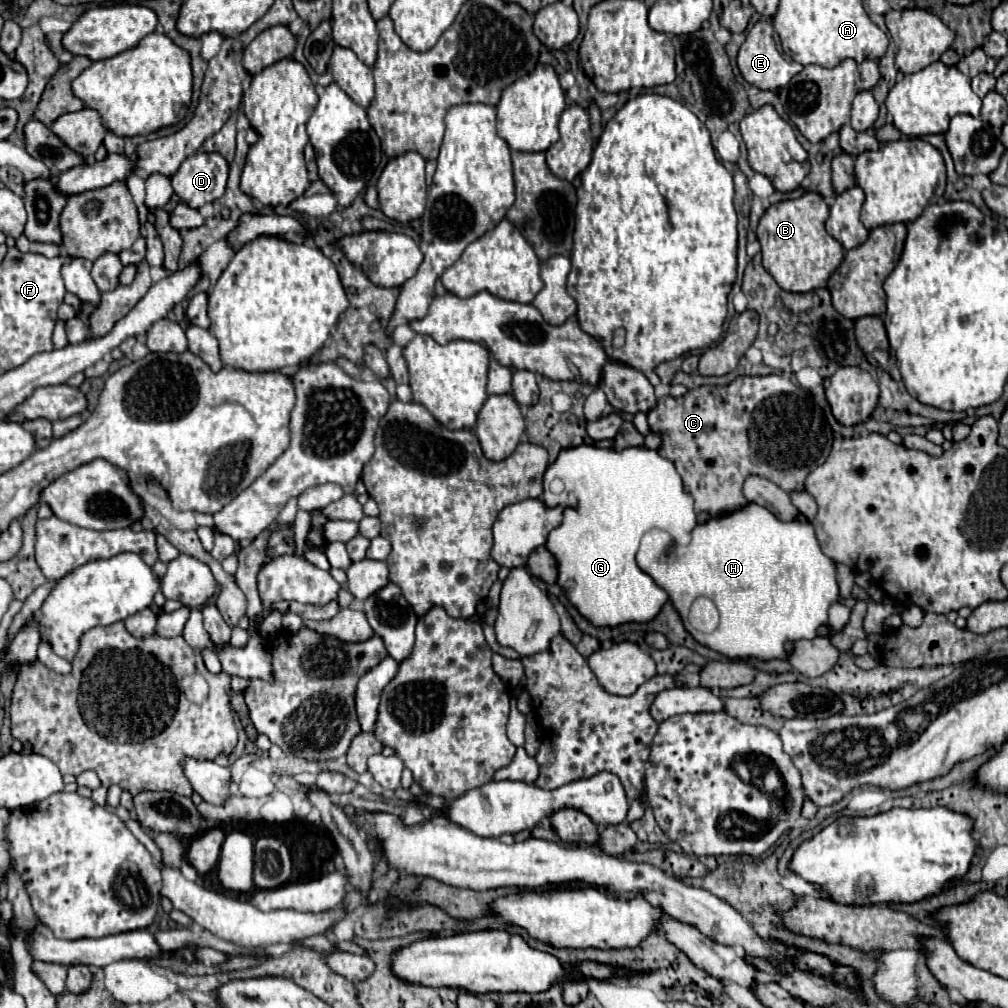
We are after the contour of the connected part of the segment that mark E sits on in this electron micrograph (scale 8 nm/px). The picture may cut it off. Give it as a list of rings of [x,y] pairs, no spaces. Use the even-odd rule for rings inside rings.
[[[758,21],[752,31],[748,33],[746,41],[742,43],[740,51],[738,51],[738,69],[740,69],[740,75],[744,77],[744,81],[748,81],[750,85],[762,89],[762,91],[776,91],[784,85],[790,83],[790,79],[802,71],[802,65],[792,61],[792,59],[786,59],[780,51],[778,51],[778,45],[774,41],[774,29],[772,29],[772,23],[770,21]]]

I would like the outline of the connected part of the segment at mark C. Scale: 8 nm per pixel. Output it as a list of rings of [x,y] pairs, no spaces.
[[[736,377],[726,387],[698,387],[684,397],[662,397],[656,407],[648,411],[650,431],[662,435],[658,453],[672,461],[682,477],[684,491],[696,501],[696,513],[720,515],[722,511],[740,509],[746,499],[742,497],[742,483],[748,475],[760,475],[776,483],[786,493],[802,491],[806,475],[822,465],[832,447],[832,429],[824,419],[822,409],[814,403],[812,395],[788,377]]]

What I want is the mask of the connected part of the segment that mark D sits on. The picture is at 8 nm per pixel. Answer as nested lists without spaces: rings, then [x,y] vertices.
[[[196,153],[170,177],[174,193],[192,209],[200,209],[224,195],[228,163],[220,153]]]

